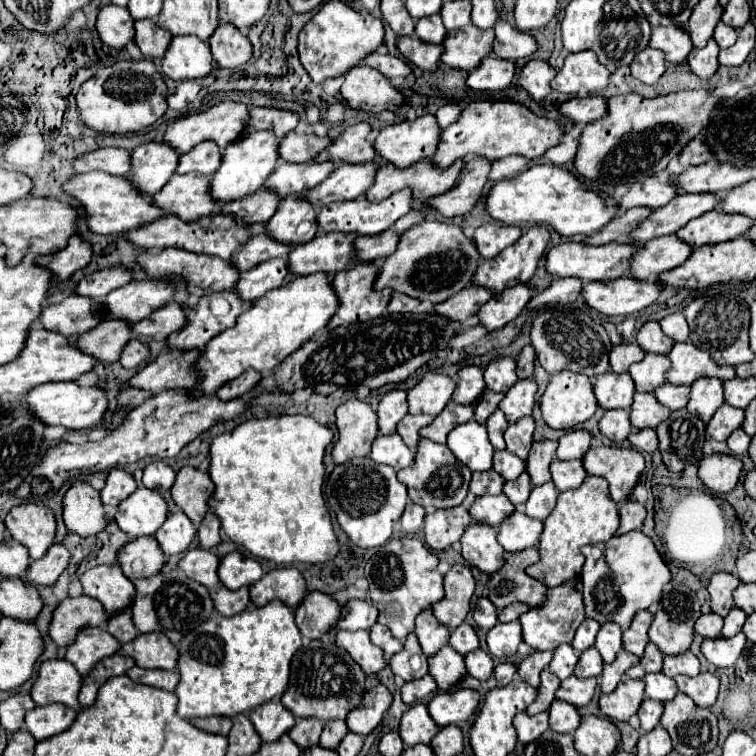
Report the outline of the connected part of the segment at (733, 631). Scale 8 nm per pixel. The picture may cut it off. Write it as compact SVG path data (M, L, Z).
M733 607L733 609L729 611L729 615L725 617L725 627L723 627L721 635L723 635L723 637L733 637L733 635L737 635L737 633L743 629L745 619L747 619L747 615L745 615L739 607Z

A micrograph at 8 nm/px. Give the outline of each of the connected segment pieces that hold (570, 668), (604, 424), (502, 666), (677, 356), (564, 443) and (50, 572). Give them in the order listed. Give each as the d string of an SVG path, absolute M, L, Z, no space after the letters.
M561 645L555 653L553 653L553 661L549 665L549 671L555 673L561 681L571 677L575 671L575 665L579 661L579 655L575 653L575 649L571 645Z
M625 409L605 411L603 419L599 421L599 429L609 441L625 441L633 433L633 425Z
M503 661L503 663L499 663L495 667L495 679L499 681L501 687L511 683L515 679L515 675L517 675L517 667L513 663L509 663L509 661Z
M675 343L669 359L673 367L667 373L667 381L673 385L693 385L699 377L717 377L721 381L735 377L733 367L717 365L709 353L697 349L693 343Z
M577 429L577 431L567 431L561 439L559 439L559 447L557 447L557 459L583 459L583 455L587 453L587 449L591 447L591 433Z
M53 545L41 559L33 561L27 571L27 579L35 585L53 585L69 565L71 553L63 545Z

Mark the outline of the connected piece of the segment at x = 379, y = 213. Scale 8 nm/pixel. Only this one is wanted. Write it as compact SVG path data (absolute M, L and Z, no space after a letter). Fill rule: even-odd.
M403 189L403 191L397 191L391 197L383 199L381 203L371 203L365 197L357 197L353 201L329 203L319 211L317 225L319 225L319 231L323 231L323 233L339 231L339 233L355 233L355 235L377 235L377 233L389 229L405 213L409 213L411 211L411 201L413 201L411 191Z

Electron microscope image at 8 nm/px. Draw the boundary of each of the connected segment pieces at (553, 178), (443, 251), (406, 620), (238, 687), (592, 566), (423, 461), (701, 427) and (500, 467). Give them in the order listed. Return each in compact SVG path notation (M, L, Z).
M535 165L517 177L499 181L487 193L485 209L489 217L505 225L551 225L563 237L597 233L617 215L617 203L611 197L589 191L577 175L555 165Z
M423 221L419 225L413 225L413 229L401 233L397 251L383 261L377 273L375 289L379 291L391 287L393 291L405 293L419 301L427 299L431 303L441 303L471 283L477 263L477 247L471 239L463 235L463 231L457 225Z
M415 537L389 539L365 565L365 579L369 581L369 597L379 609L379 623L389 627L395 639L405 637L415 629L415 617L441 601L443 577L437 571L439 559Z
M275 599L265 607L249 607L233 617L213 615L209 621L201 623L193 633L187 633L177 647L181 653L177 667L181 673L181 681L175 689L175 695L179 699L177 705L179 717L183 719L211 717L211 715L235 717L239 713L249 713L255 707L271 699L277 699L285 693L289 685L291 657L301 647L301 633L295 625L293 611Z
M631 531L625 535L615 535L607 543L597 543L591 547L585 559L583 573L583 601L589 619L603 623L617 623L627 629L637 611L649 609L661 601L663 585L671 581L671 571L655 549L653 541L641 531Z
M421 439L417 453L415 453L415 463L409 469L403 469L397 473L397 477L407 485L409 499L421 507L435 507L435 509L447 509L447 507L457 507L465 499L469 491L469 481L471 481L471 471L453 457L451 449L447 445L433 443L429 439Z
M687 409L673 411L659 427L659 451L669 471L681 473L687 465L699 465L705 445L705 423L687 413Z
M507 449L505 451L495 451L495 455L493 455L493 469L501 477L505 477L507 481L513 481L513 479L517 479L525 471L525 461L515 457Z

